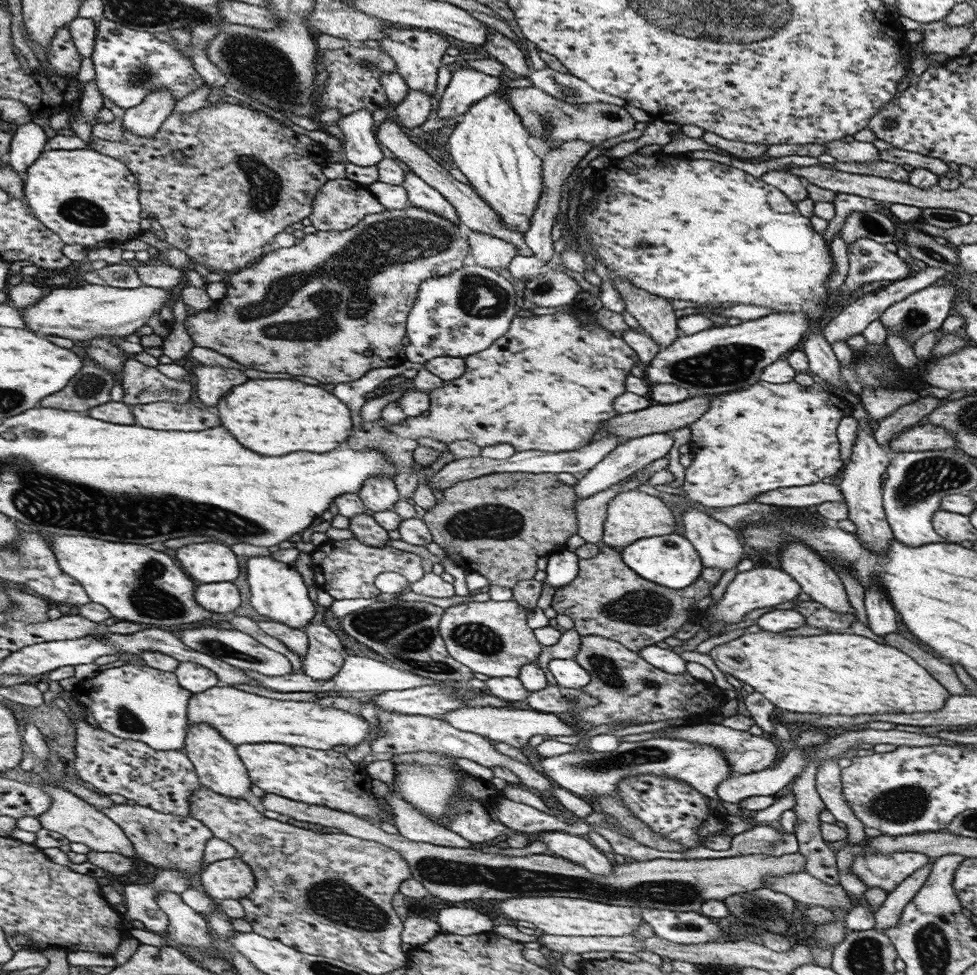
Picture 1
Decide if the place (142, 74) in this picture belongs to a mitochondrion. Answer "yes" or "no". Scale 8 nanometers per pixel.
yes

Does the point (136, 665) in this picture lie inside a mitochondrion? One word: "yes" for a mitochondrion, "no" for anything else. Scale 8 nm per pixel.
no

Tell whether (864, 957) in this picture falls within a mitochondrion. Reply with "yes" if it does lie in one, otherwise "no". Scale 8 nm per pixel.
yes

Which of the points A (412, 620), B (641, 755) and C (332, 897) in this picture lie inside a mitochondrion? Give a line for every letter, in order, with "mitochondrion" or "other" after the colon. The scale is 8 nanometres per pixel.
A: mitochondrion
B: mitochondrion
C: mitochondrion

